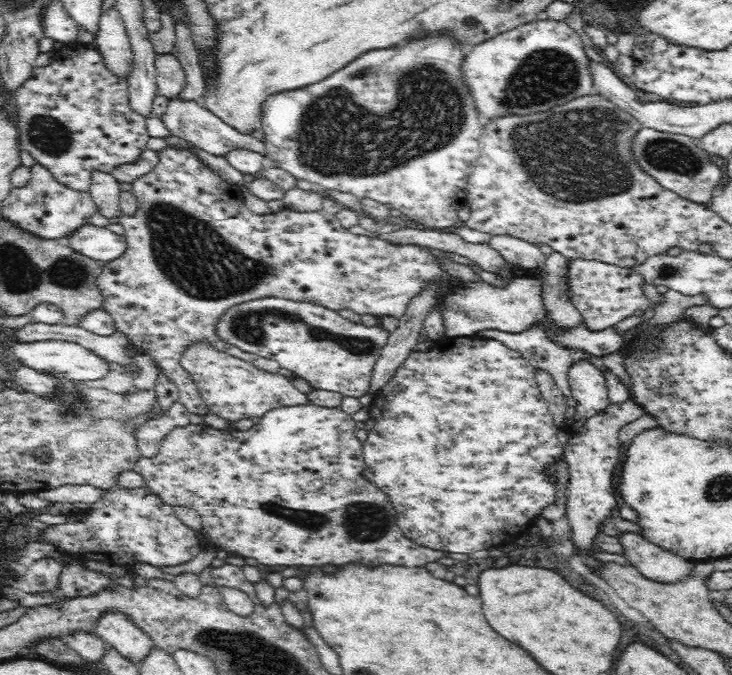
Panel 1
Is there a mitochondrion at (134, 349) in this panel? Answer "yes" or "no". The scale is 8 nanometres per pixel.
no

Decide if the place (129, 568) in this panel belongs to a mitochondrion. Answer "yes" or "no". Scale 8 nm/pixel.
no

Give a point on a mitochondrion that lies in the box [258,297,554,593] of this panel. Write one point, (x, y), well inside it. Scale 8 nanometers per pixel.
(365, 522)

